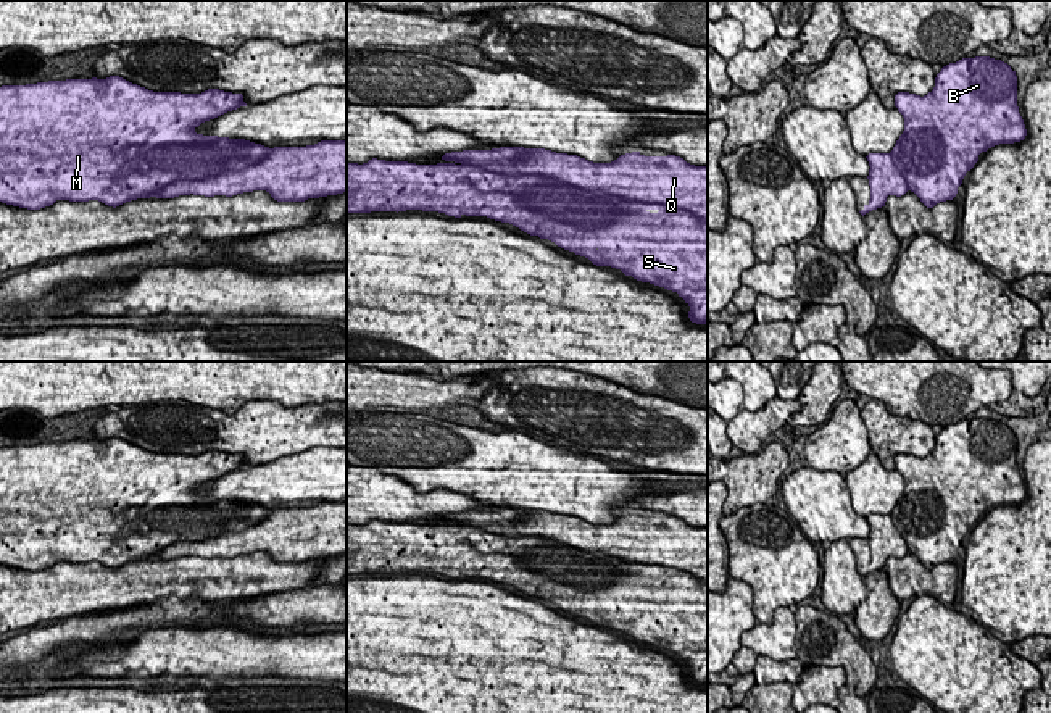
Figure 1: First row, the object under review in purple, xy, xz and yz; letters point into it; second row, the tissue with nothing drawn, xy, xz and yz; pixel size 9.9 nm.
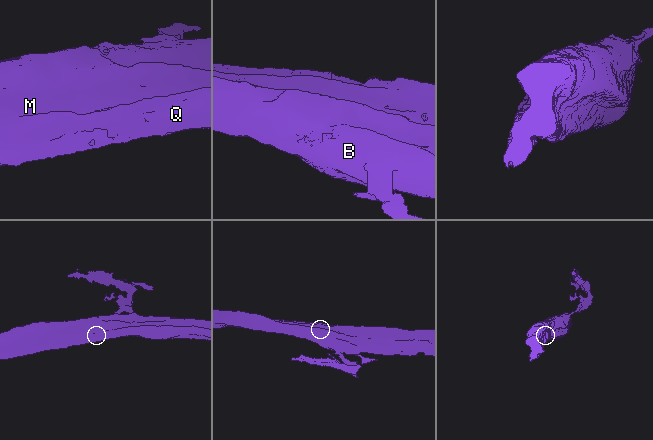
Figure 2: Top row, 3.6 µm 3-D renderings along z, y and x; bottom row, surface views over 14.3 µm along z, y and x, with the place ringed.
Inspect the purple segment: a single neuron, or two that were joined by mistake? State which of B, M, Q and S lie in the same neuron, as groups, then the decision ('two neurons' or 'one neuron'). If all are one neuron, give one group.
B M S / Q; two neurons

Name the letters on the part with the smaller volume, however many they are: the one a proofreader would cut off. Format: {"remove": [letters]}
{"remove": ["Q"]}

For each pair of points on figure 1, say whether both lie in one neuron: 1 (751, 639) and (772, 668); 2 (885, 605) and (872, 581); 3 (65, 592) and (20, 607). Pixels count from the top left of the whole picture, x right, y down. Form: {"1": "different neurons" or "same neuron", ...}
{"1": "different neurons", "2": "same neuron", "3": "same neuron"}

